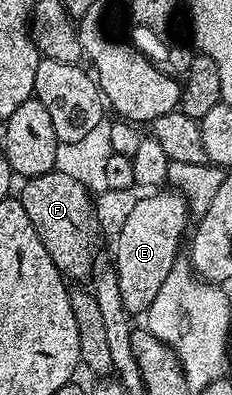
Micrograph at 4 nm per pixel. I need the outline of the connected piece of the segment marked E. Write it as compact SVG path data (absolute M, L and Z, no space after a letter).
M160 187L149 193L152 193L149 197L133 203L132 210L125 215L124 222L120 225L120 234L116 237L114 264L118 275L118 287L122 291L124 310L130 315L147 314L150 303L154 303L154 298L158 296L158 287L166 283L166 275L181 256L180 240L184 237L184 228L188 225L188 217L190 218L190 210L184 194L175 188Z

